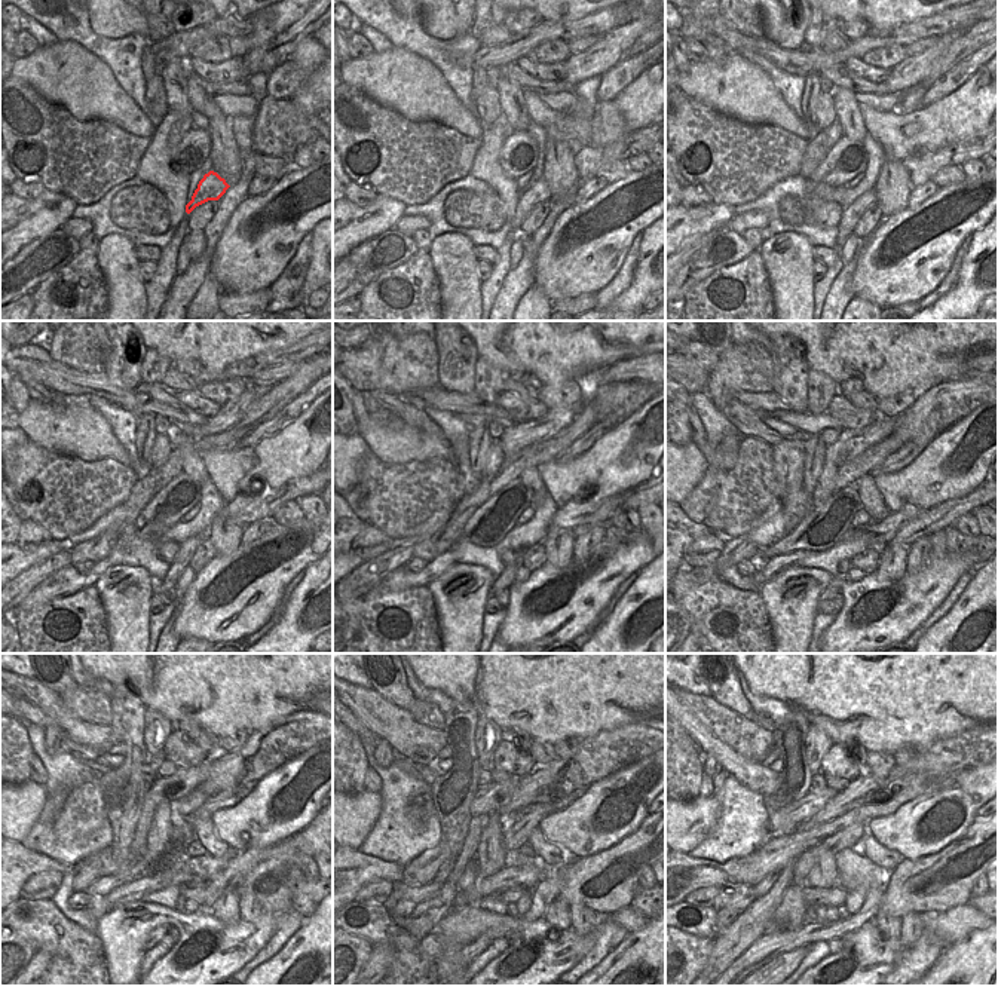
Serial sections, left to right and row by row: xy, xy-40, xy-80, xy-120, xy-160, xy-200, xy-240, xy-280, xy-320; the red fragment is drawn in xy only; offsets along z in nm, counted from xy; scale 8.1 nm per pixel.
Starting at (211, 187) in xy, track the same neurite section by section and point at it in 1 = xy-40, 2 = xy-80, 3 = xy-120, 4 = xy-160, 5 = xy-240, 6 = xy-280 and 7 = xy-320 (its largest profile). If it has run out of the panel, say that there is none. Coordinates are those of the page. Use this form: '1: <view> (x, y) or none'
1: xy-40 (539, 192)
2: xy-80 (853, 213)
3: xy-120 (186, 548)
4: xy-160 (507, 578)
5: xy-240 (155, 937)
6: xy-280 (467, 954)
7: xy-320 (796, 955)

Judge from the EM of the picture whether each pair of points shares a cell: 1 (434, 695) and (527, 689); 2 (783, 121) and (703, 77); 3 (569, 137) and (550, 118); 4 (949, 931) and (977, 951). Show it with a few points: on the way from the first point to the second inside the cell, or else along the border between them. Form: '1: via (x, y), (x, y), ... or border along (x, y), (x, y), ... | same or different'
1: border along (415, 674), (425, 686), (438, 688), (455, 704) | different
2: via (764, 104), (722, 79) | same
3: via (565, 132), (554, 122) | same
4: border along (982, 930), (972, 931), (945, 949) | different

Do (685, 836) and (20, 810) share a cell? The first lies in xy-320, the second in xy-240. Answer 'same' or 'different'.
same

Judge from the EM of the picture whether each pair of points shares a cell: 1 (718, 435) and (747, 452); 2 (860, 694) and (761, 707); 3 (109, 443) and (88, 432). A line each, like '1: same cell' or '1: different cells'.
1: different cells
2: different cells
3: same cell

